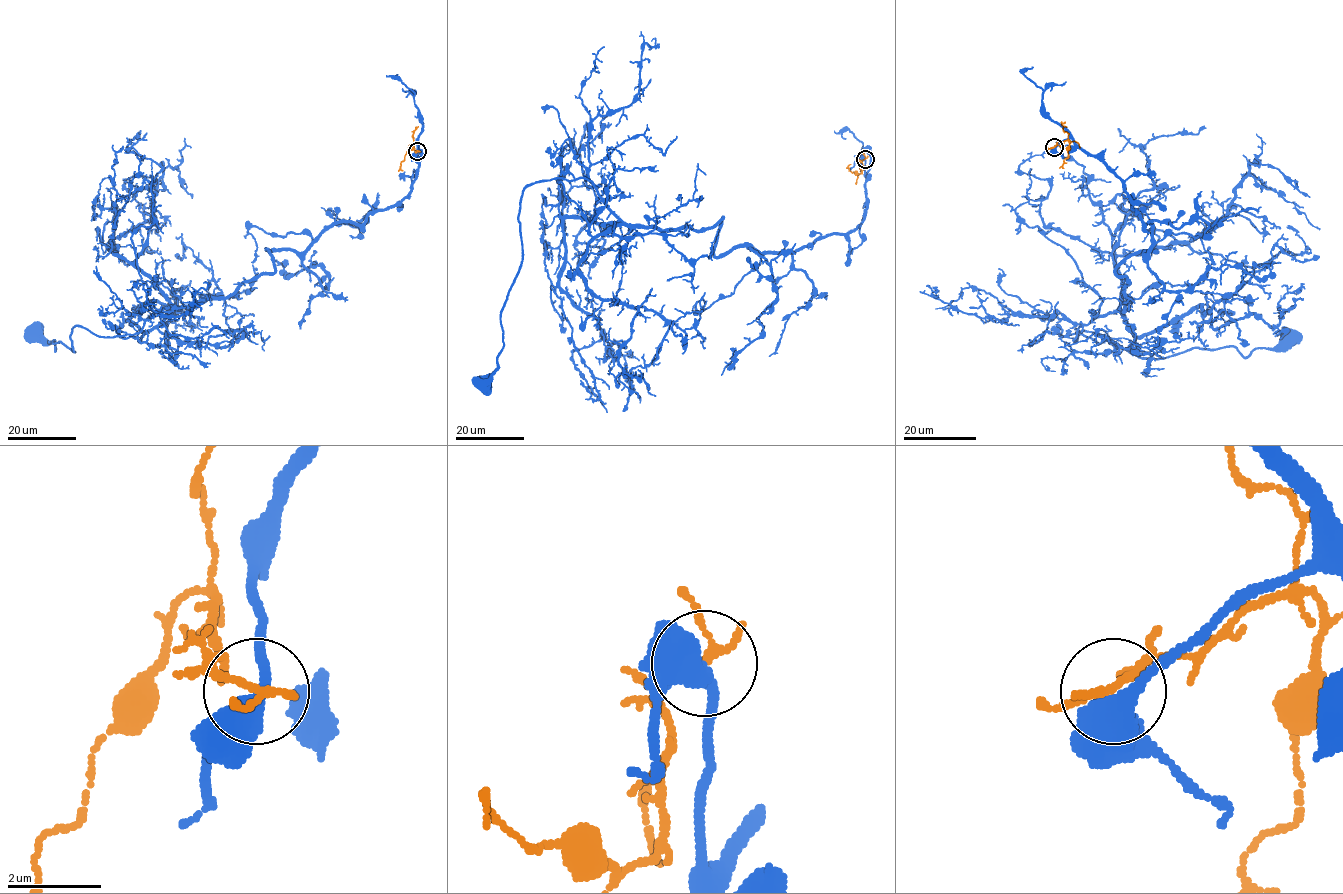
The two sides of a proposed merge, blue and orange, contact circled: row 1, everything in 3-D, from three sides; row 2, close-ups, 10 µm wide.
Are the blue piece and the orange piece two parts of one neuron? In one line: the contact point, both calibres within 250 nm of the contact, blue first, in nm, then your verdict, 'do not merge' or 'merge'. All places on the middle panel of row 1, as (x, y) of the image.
at (865, 159); 420 nm thick on the blue side, 150 nm on the other; do not merge

